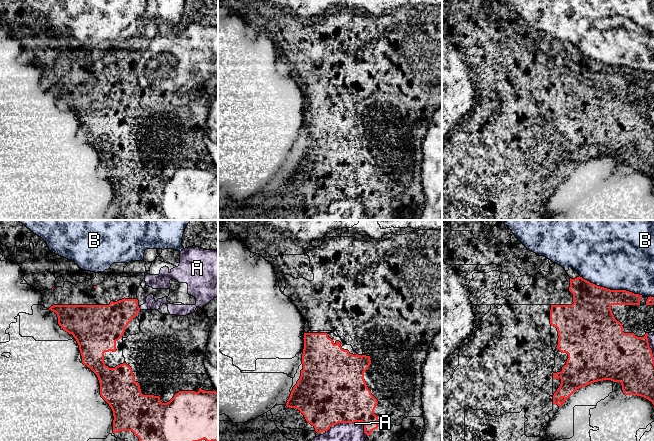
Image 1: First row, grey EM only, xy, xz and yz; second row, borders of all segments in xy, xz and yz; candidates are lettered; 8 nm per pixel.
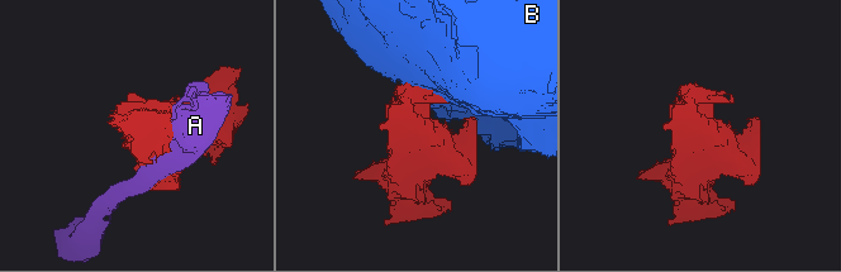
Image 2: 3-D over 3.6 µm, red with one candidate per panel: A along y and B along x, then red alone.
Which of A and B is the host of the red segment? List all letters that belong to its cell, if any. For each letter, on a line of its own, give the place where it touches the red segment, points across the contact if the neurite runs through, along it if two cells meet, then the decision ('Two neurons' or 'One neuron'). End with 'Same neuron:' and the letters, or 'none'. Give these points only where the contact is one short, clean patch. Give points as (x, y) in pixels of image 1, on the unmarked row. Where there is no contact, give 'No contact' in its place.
A: Touches red at xz (350, 198). Two neurons
B: Touches red at yz (611, 66). Two neurons
Same neuron: none

